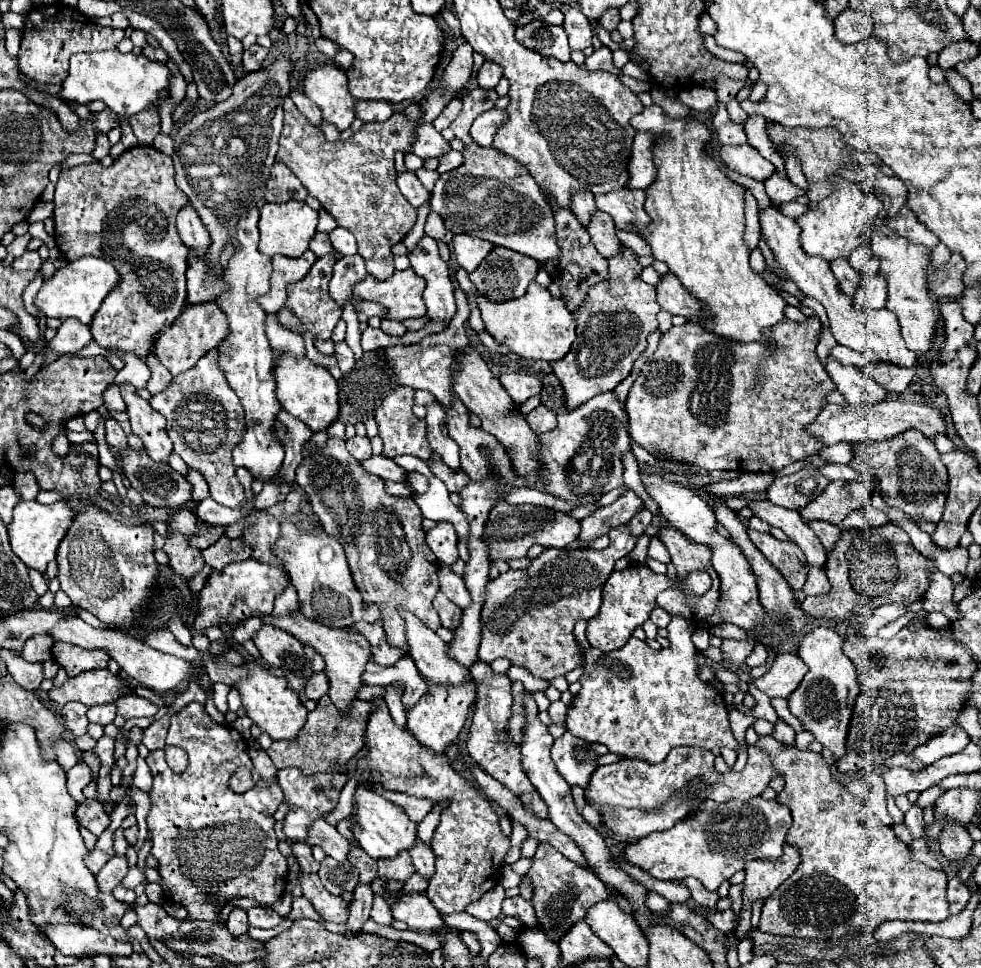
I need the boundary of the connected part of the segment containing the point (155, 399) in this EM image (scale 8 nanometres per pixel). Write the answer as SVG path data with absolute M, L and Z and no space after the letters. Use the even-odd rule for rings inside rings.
M213 349L213 351L209 351L209 355L201 357L199 363L195 363L189 371L173 377L171 385L165 391L151 397L151 407L167 419L167 435L173 441L175 453L179 453L181 459L189 467L201 471L201 475L205 477L205 481L209 485L211 497L219 505L225 505L225 507L231 507L231 509L245 505L247 499L245 499L241 483L235 477L235 465L233 465L233 459L231 459L233 447L243 439L243 433L245 433L243 407L241 407L235 391L225 383L225 375L221 375L221 371L217 369L217 349Z

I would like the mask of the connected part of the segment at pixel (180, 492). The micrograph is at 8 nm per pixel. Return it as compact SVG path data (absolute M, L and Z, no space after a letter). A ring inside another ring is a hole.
M127 451L123 475L151 507L179 507L191 499L191 483L167 463L153 461L147 451Z

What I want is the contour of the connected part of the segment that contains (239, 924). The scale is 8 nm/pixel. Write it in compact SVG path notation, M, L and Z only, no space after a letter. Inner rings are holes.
M233 909L233 913L229 915L229 919L227 919L227 929L229 929L229 933L233 935L233 937L241 937L241 935L245 935L247 933L247 929L249 929L249 923L247 923L247 913L243 911L243 909Z

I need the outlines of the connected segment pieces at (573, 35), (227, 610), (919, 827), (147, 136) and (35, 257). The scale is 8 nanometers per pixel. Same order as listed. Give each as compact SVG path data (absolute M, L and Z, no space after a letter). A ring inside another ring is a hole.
M563 7L561 9L565 19L563 19L563 29L567 31L569 45L573 51L585 51L591 45L591 23L581 15L579 9L575 7Z
M255 559L229 563L221 573L213 571L203 591L197 595L195 629L205 631L211 625L235 625L255 613L271 613L275 597L285 591L289 577L281 567L259 563Z
M913 805L913 807L905 813L905 821L903 821L903 823L905 823L907 829L911 831L911 837L913 837L913 839L919 839L919 837L925 835L925 833L923 833L925 823L923 823L923 809L921 809L921 807Z
M149 109L149 111L143 111L143 113L137 113L137 115L131 115L127 119L127 123L131 125L135 137L139 139L141 145L151 145L153 143L153 137L161 131L161 119L159 119L159 111L155 109Z
M25 251L19 259L13 261L13 269L15 271L23 271L23 269L31 269L31 271L37 271L41 269L41 257L37 251Z

